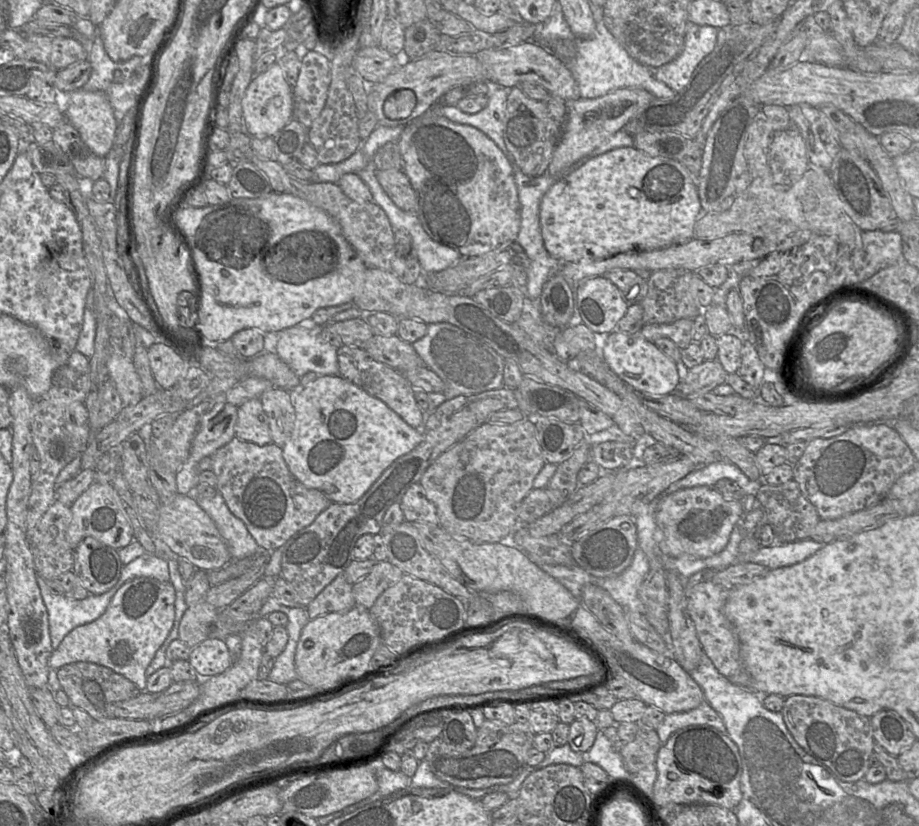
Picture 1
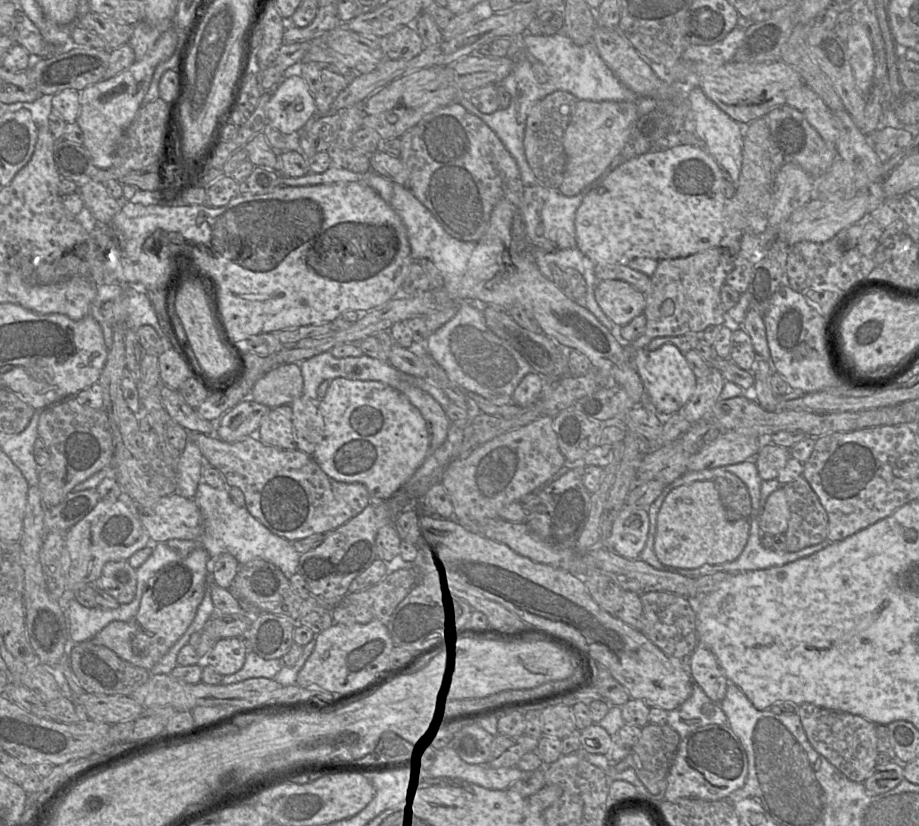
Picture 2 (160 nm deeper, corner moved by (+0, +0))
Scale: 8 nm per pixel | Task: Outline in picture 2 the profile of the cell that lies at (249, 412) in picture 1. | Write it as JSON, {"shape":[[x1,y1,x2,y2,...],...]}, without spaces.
{"shape":[[290,405,271,408,261,421,258,430,250,435,250,437,258,438,263,443,280,449,297,450,292,415,292,408]]}

